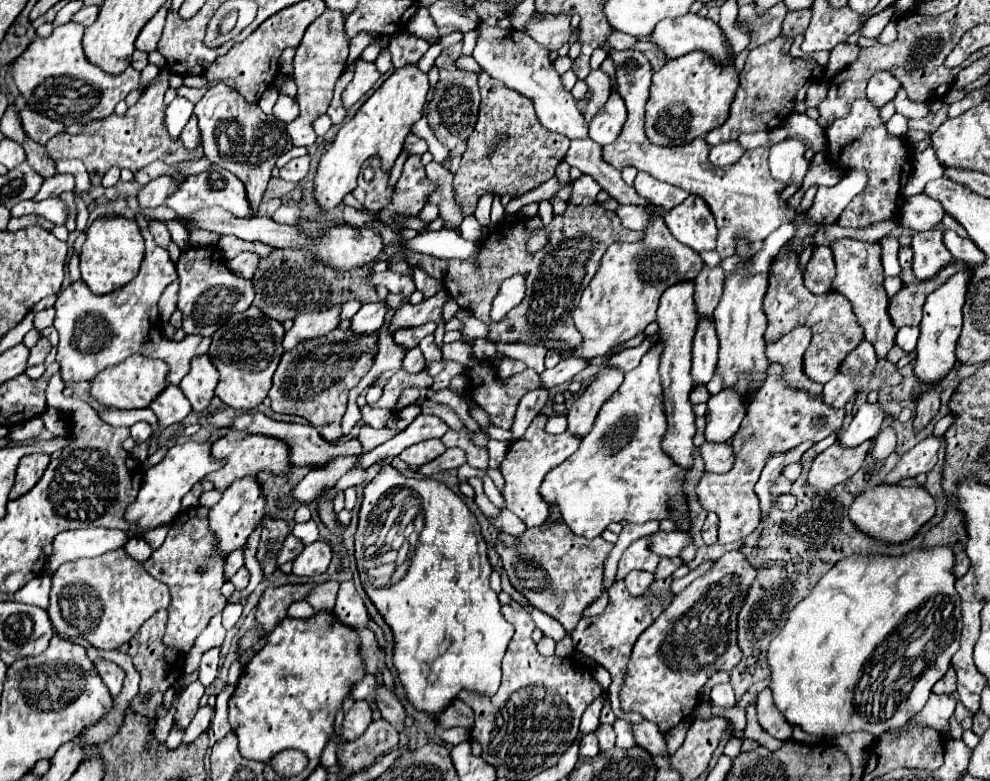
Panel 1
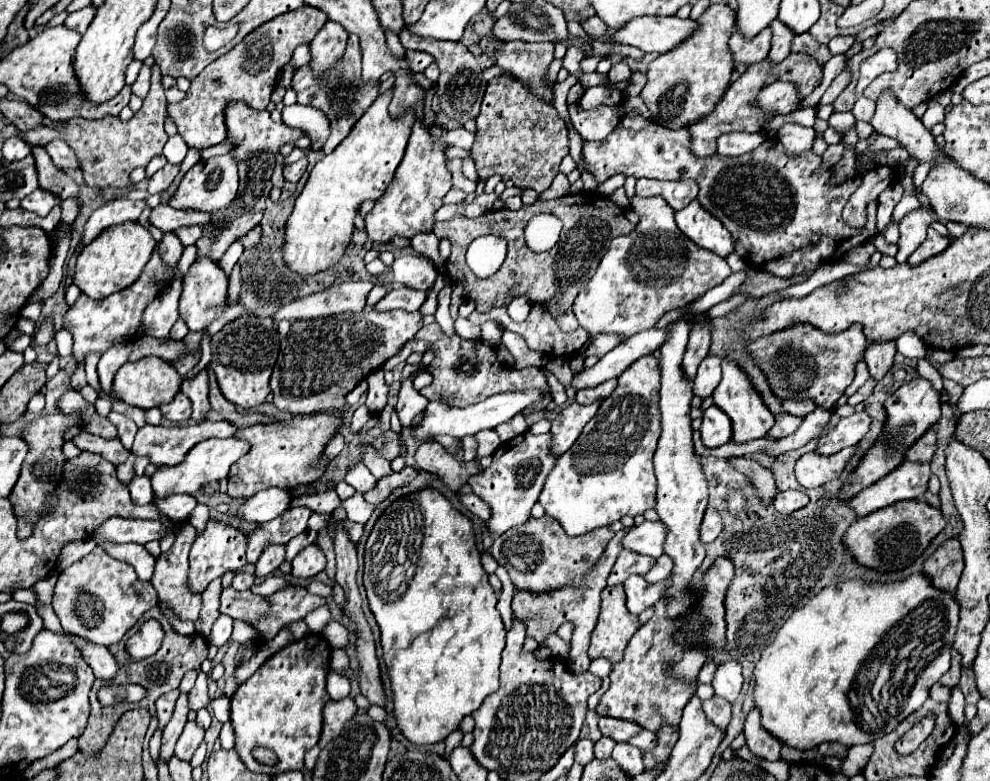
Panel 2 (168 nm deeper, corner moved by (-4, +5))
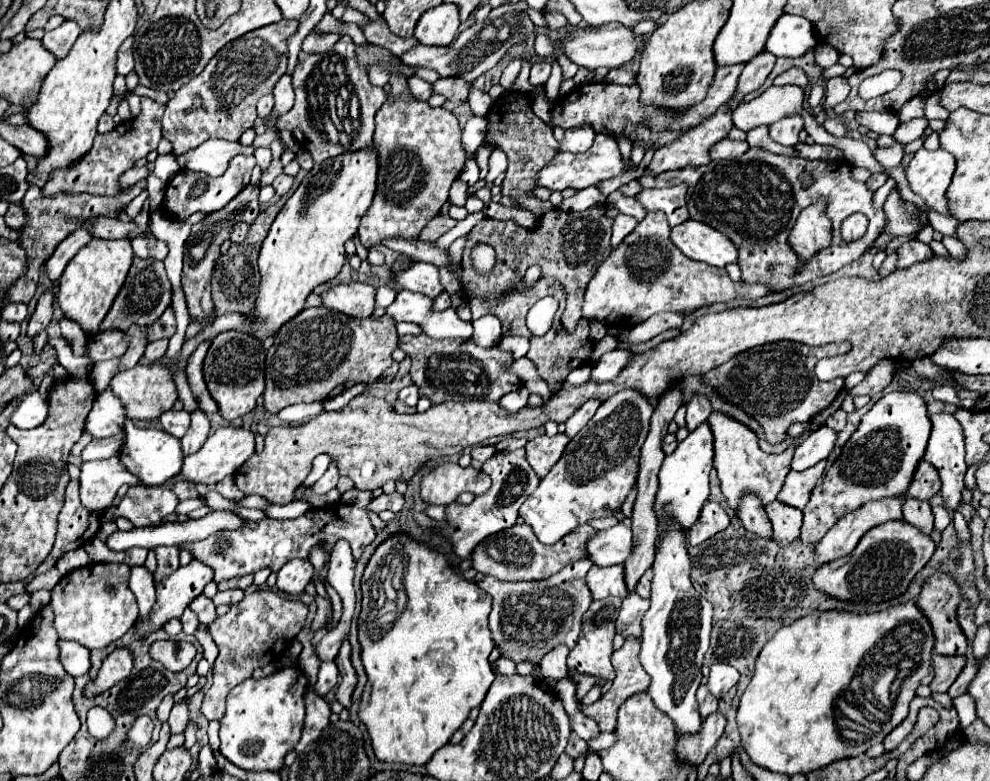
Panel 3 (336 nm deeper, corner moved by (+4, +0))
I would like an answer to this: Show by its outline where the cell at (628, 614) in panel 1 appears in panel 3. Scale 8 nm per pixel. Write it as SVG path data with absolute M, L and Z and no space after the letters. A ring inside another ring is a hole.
M607 597L593 601L583 617L583 629L579 635L579 641L575 649L569 653L567 667L577 671L577 673L589 673L595 677L601 677L605 681L611 681L615 677L615 669L611 665L611 655L613 655L613 637L615 637L615 615L619 613L619 603L621 599Z

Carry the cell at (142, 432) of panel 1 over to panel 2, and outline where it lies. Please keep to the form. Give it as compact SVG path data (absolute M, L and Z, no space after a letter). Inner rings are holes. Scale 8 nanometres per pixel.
M199 422L199 424L191 424L191 426L183 427L165 427L165 426L143 426L139 428L137 436L135 436L135 442L133 442L133 448L131 448L131 454L135 456L147 456L151 464L155 466L177 466L185 454L199 442L199 440L205 440L205 438L225 438L225 436L233 436L237 432L237 426L233 426L231 422Z

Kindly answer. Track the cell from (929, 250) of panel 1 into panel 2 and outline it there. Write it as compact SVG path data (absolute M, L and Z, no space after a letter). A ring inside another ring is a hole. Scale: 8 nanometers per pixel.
M927 230L925 242L907 258L907 262L913 264L913 266L917 266L917 264L925 262L927 258L931 258L931 256L943 252L949 244L951 244L951 240L949 240L947 236L941 236L941 234L937 234L935 230Z

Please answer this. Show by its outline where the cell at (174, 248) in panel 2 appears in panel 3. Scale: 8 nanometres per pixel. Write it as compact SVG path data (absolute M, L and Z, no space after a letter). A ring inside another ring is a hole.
M133 259L133 265L129 269L129 275L125 279L123 289L119 291L111 311L107 313L107 317L101 323L101 329L119 329L119 331L127 331L127 327L131 323L139 323L139 325L153 325L163 311L169 307L171 303L171 283L167 279L165 273L165 265L163 261L155 261L155 259Z

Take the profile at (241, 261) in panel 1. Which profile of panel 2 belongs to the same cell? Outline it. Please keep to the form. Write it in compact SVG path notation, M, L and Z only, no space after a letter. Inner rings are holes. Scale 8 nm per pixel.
M239 266L233 268L233 274L229 278L229 288L227 288L227 298L229 298L229 306L233 304L233 298L239 296L239 290L241 290L241 270Z

